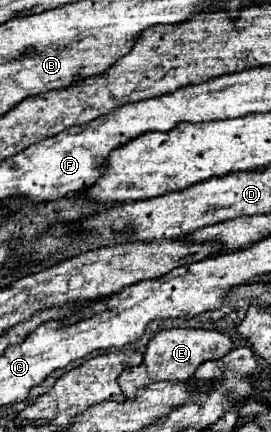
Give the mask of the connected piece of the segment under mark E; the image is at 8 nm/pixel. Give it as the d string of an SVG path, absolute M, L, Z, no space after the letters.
M166 329L156 333L144 351L144 361L136 367L124 369L118 377L120 389L124 391L126 399L132 401L136 391L148 387L158 381L186 381L196 373L196 369L208 359L222 359L232 349L232 341L228 335L220 331L206 331L206 329Z

